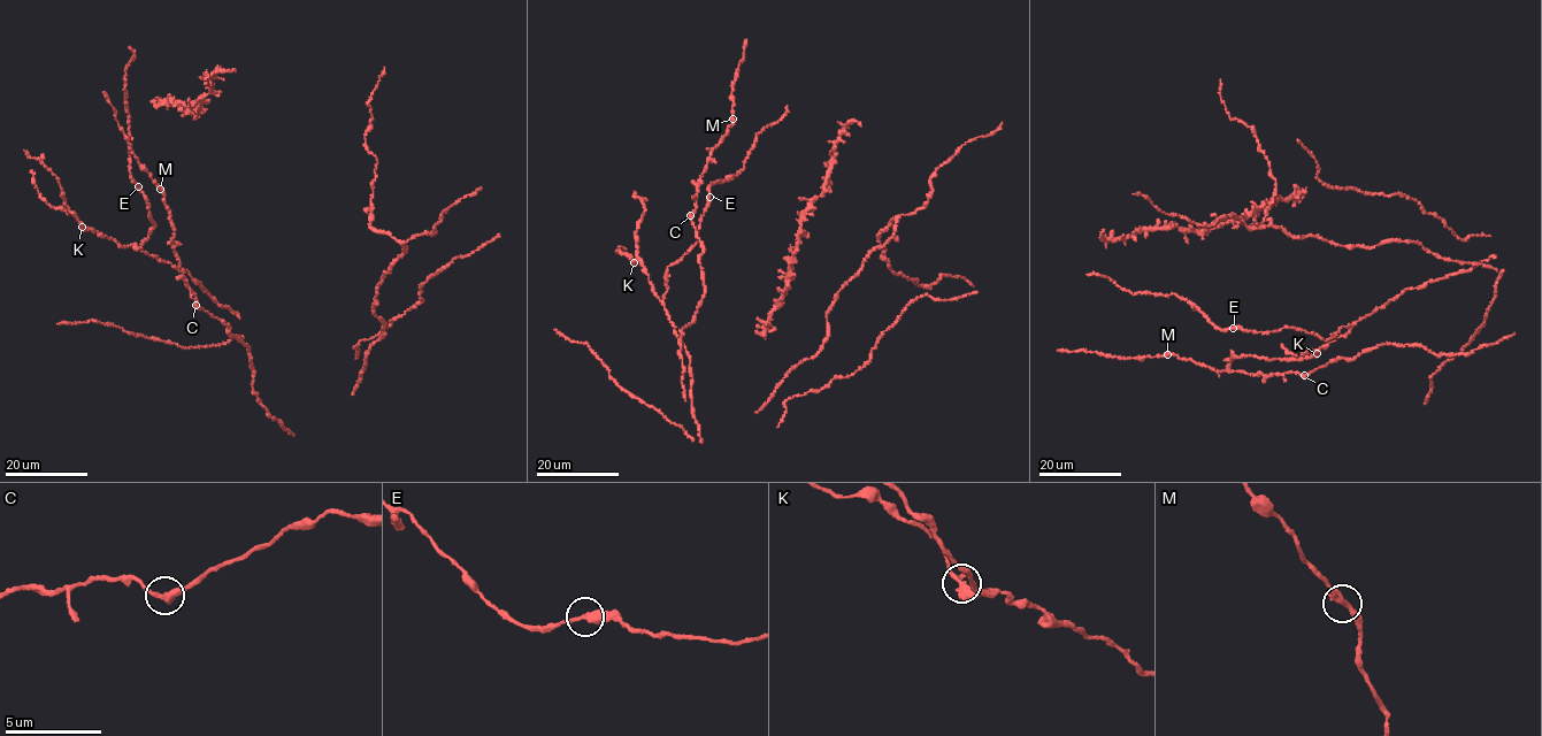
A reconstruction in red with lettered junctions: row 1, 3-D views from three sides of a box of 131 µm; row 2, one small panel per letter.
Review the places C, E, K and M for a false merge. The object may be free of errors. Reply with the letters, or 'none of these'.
K

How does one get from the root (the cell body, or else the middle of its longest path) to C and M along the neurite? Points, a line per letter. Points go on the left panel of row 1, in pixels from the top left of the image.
C: (231, 336), (228, 323), (196, 305)
M: (231, 336), (228, 323), (196, 305), (171, 245), (174, 230), (160, 189)

